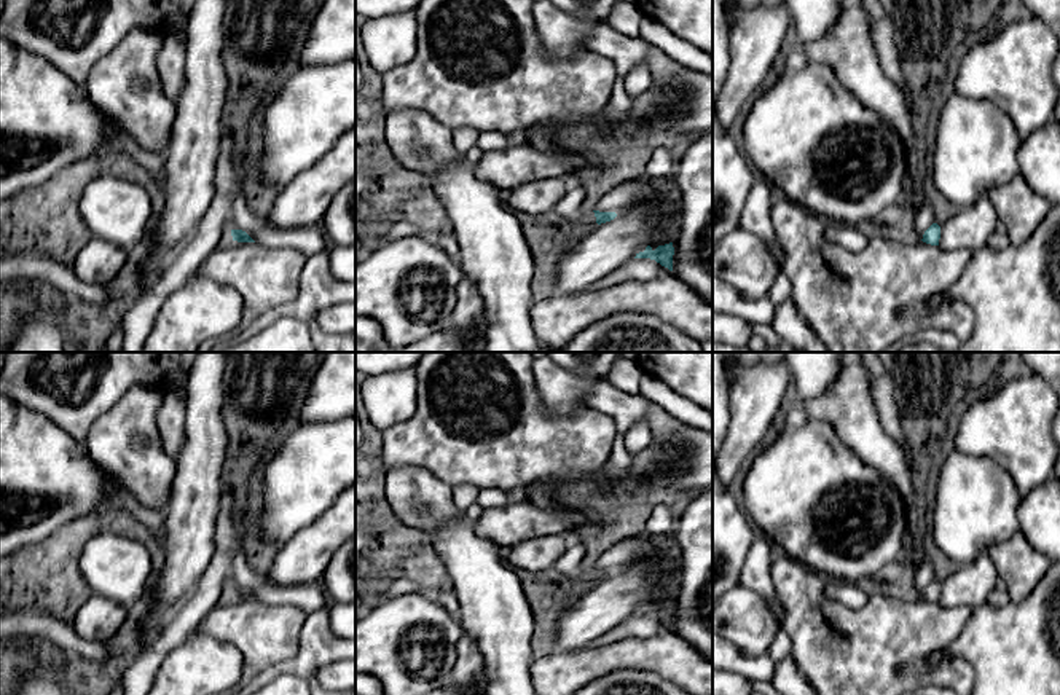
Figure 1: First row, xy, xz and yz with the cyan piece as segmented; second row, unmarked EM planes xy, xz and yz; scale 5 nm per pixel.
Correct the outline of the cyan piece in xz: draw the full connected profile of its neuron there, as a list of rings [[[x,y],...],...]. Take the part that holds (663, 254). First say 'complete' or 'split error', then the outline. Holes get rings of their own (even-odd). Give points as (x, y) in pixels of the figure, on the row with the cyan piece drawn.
complete | [[[673,242],[658,245],[655,250],[647,245],[644,252],[636,253],[634,258],[650,258],[660,263],[662,266],[668,268],[673,271],[673,255],[674,255],[674,247]]]

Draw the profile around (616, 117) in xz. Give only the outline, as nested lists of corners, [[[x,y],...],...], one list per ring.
[[[617,77],[609,100],[593,118],[598,135],[604,139],[622,137],[636,120],[633,100],[623,86],[623,77]]]

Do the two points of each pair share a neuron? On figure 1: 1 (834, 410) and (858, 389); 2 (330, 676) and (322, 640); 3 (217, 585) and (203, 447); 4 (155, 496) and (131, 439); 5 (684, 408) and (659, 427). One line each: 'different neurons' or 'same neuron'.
1: same neuron
2: different neurons
3: different neurons
4: same neuron
5: different neurons

